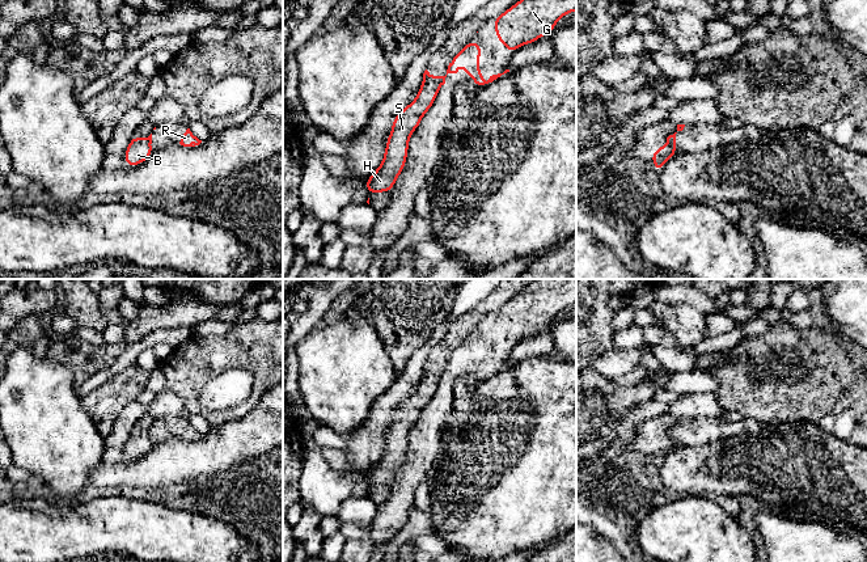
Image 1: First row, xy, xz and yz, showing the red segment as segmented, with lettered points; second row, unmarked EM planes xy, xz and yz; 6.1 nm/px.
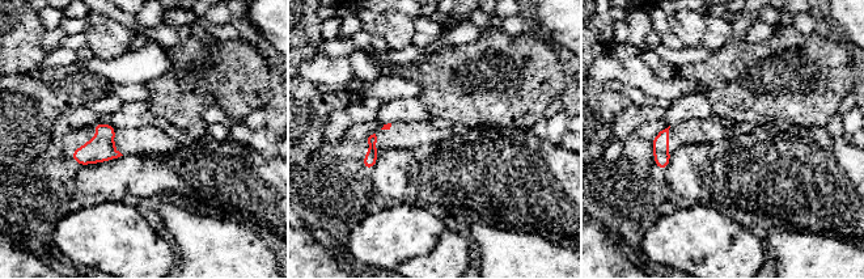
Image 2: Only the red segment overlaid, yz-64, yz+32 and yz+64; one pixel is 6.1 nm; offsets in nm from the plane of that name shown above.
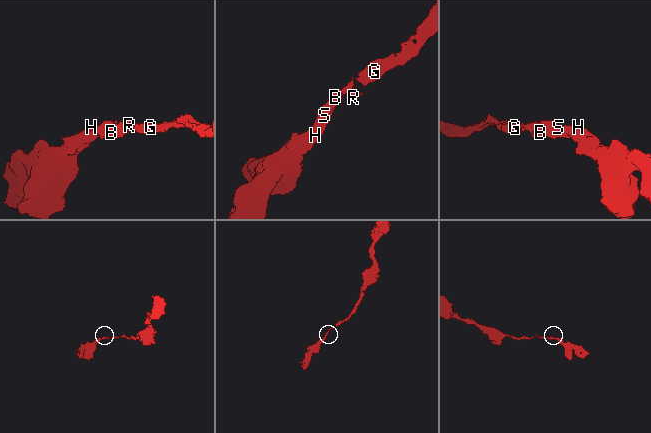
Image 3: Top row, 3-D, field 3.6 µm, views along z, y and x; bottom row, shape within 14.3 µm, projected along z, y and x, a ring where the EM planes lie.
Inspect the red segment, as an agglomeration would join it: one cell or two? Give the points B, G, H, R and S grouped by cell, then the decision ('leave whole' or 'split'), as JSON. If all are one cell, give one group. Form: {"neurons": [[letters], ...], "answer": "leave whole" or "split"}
{"neurons": [["B", "H", "S"], ["G", "R"]], "answer": "split"}

